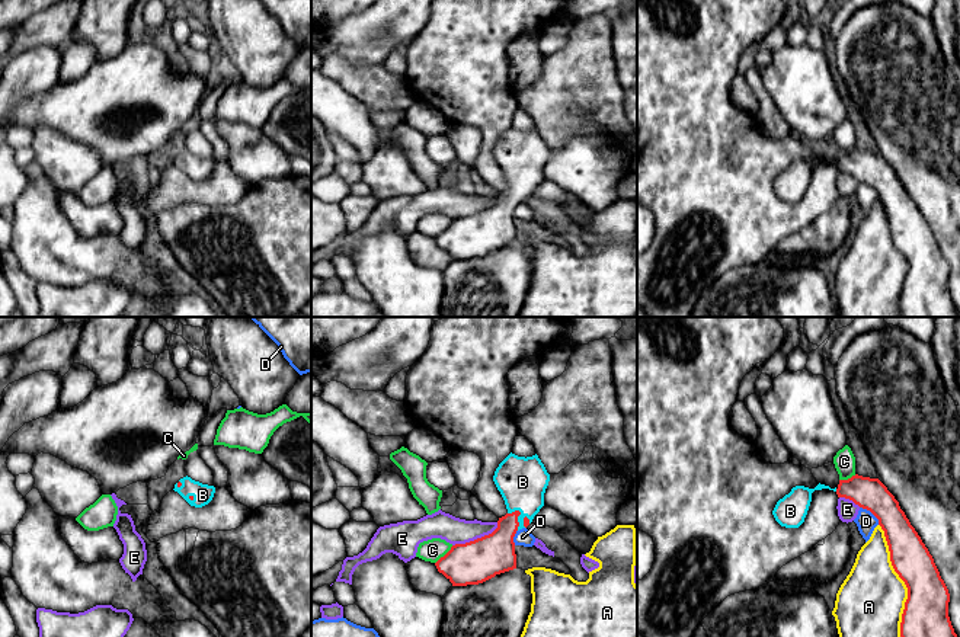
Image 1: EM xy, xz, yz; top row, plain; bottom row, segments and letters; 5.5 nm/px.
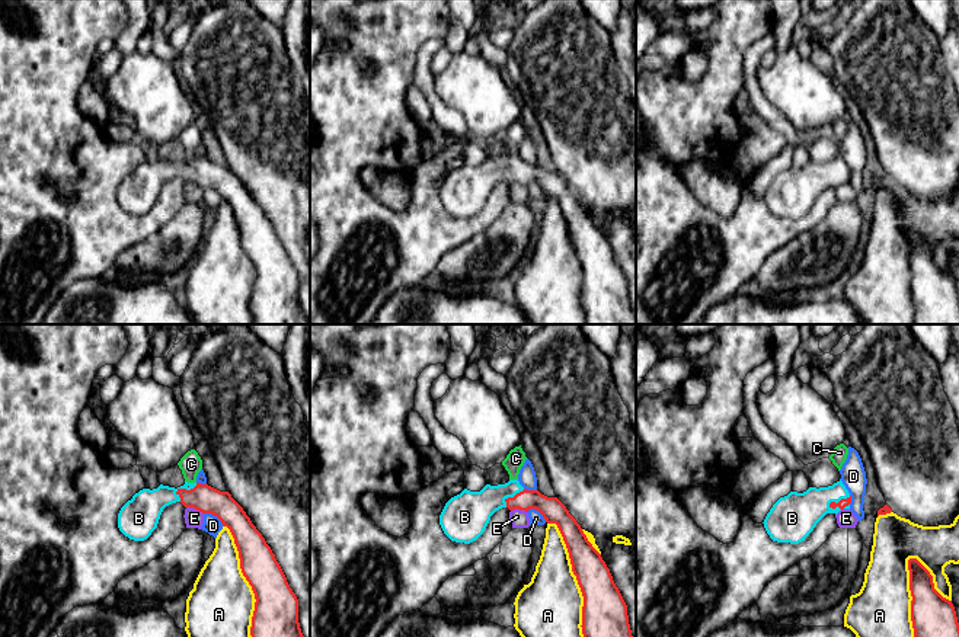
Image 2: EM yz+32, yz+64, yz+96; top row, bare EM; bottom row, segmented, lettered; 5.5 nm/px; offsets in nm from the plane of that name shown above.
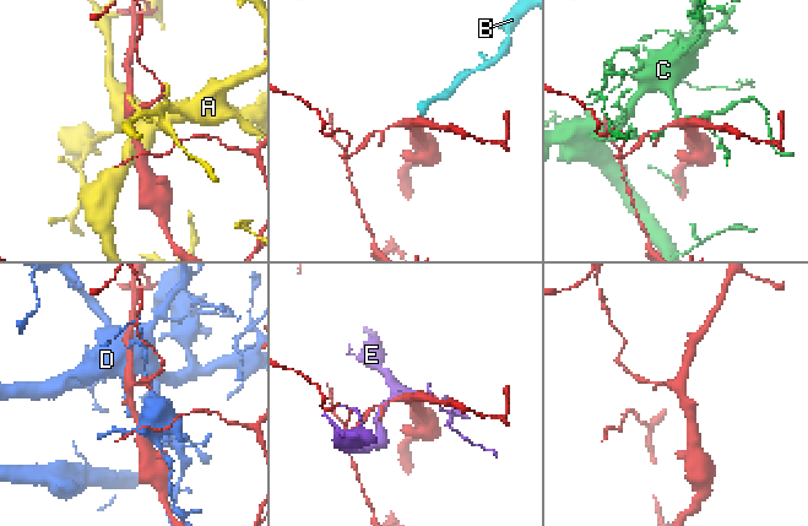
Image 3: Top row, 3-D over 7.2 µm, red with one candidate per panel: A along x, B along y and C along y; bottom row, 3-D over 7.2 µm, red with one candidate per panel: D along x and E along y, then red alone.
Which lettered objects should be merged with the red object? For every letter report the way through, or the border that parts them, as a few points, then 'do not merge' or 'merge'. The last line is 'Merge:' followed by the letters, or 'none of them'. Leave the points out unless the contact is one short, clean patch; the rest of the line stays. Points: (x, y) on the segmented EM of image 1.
A: do not merge
B: way xz (492, 554), (517, 519), (522, 506), (522, 482); merge
C: do not merge
D: do not merge
E: border xz (498, 522), (490, 533), (453, 546); do not merge
Merge: B

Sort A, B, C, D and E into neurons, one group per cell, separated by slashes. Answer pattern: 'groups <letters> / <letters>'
groups A / B / C / D / E

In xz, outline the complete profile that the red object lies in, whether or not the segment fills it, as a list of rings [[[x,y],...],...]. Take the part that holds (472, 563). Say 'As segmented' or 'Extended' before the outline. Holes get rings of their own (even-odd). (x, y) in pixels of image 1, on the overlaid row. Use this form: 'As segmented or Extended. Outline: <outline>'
Extended. Outline: [[[511,452],[496,468],[493,481],[508,513],[499,518],[492,534],[452,545],[435,563],[452,586],[479,585],[516,569],[513,537],[527,528],[544,506],[550,474],[537,454],[525,458]]]

